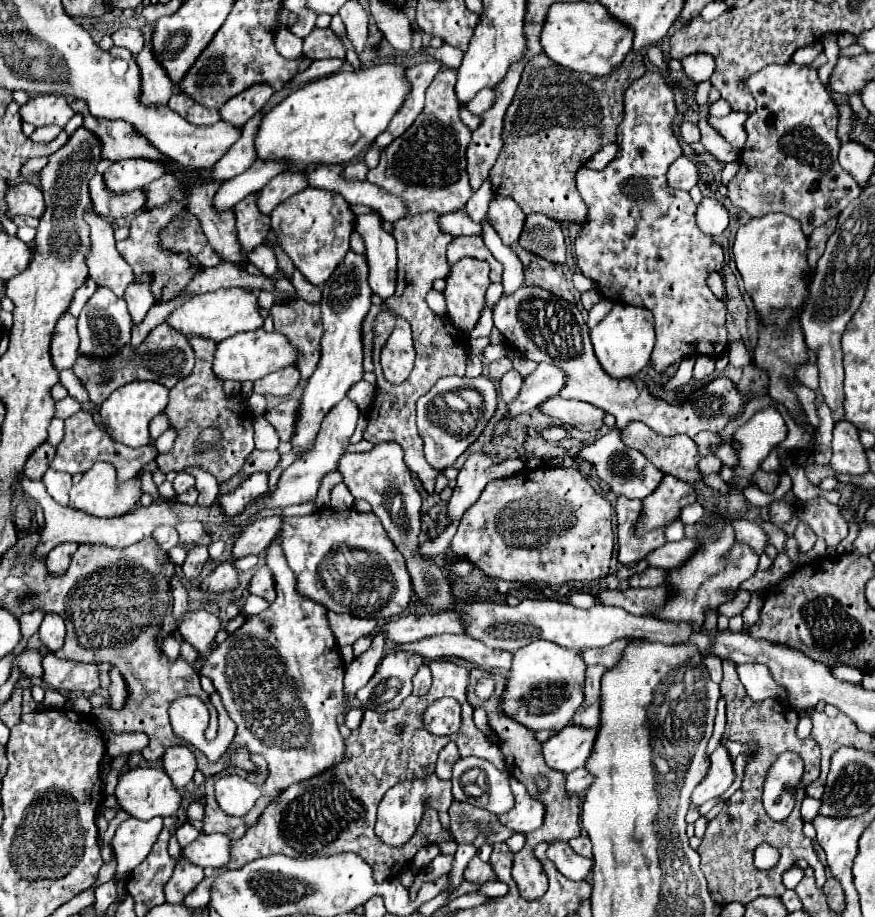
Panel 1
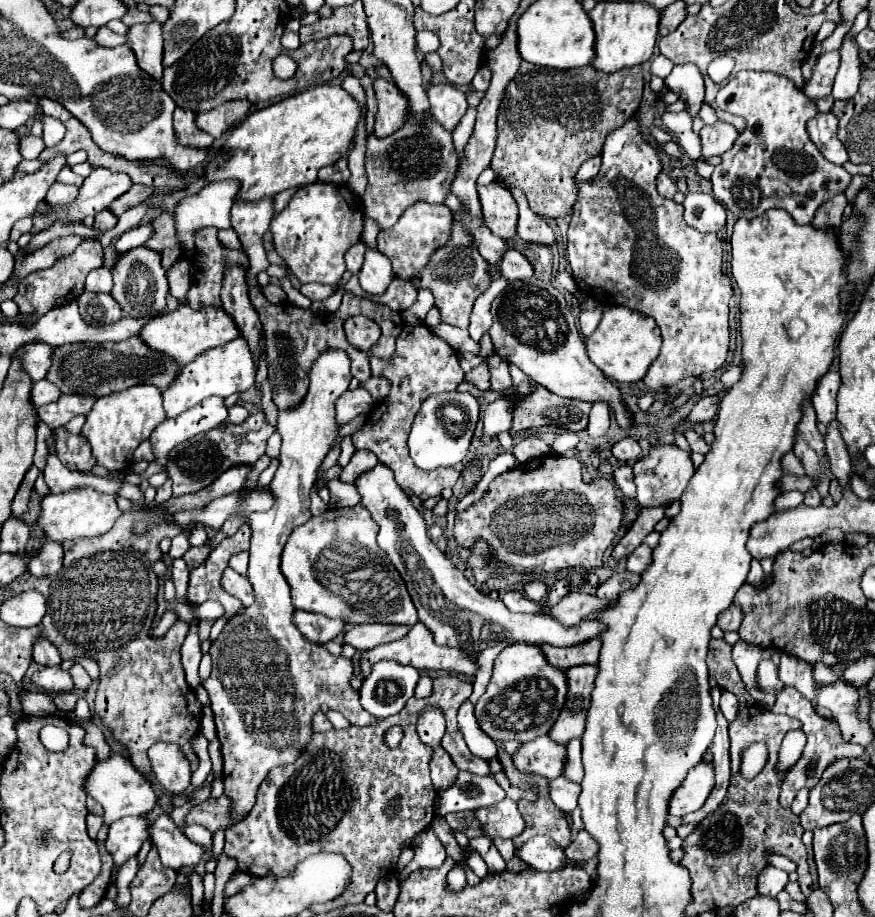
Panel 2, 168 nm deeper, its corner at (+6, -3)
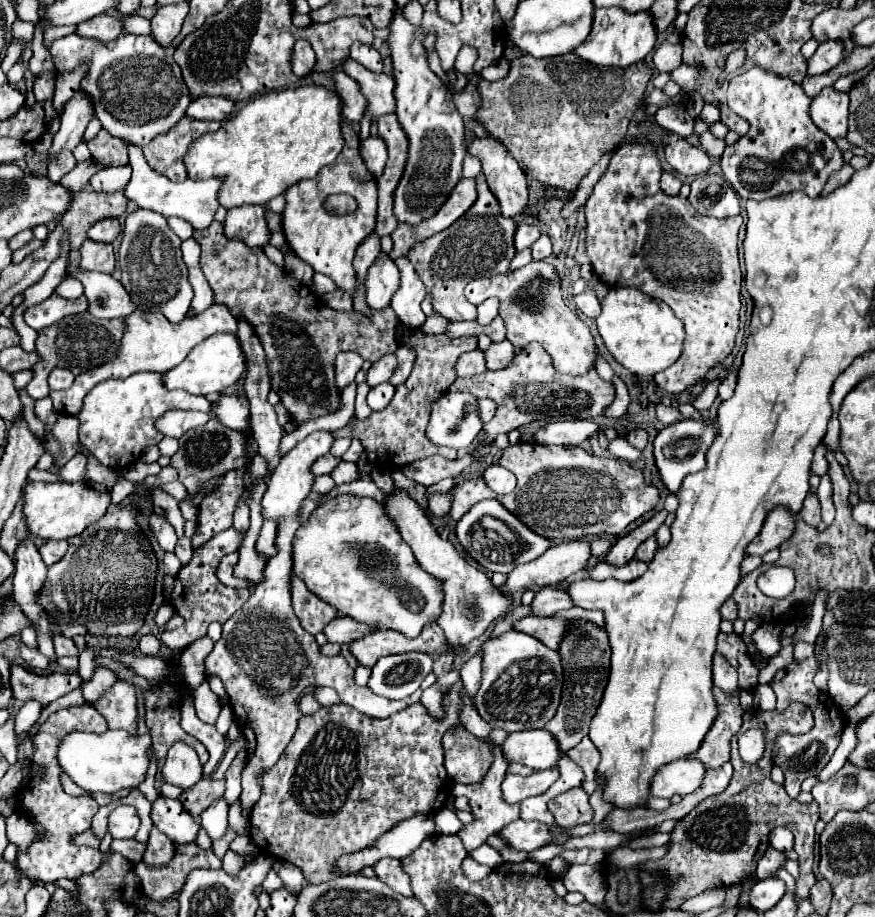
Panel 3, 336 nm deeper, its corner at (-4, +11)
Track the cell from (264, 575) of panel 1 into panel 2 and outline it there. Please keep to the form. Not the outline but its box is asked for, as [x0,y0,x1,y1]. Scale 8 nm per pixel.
[222,566,254,606]

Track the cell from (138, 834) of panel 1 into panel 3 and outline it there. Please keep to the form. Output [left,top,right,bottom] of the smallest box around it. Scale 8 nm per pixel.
[108,806,140,838]

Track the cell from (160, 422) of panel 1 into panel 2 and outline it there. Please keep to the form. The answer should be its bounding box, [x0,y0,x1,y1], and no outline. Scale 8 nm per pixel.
[162,338,256,418]

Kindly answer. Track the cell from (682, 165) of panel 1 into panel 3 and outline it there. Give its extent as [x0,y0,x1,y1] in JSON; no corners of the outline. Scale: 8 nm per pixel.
[660,172,682,194]

